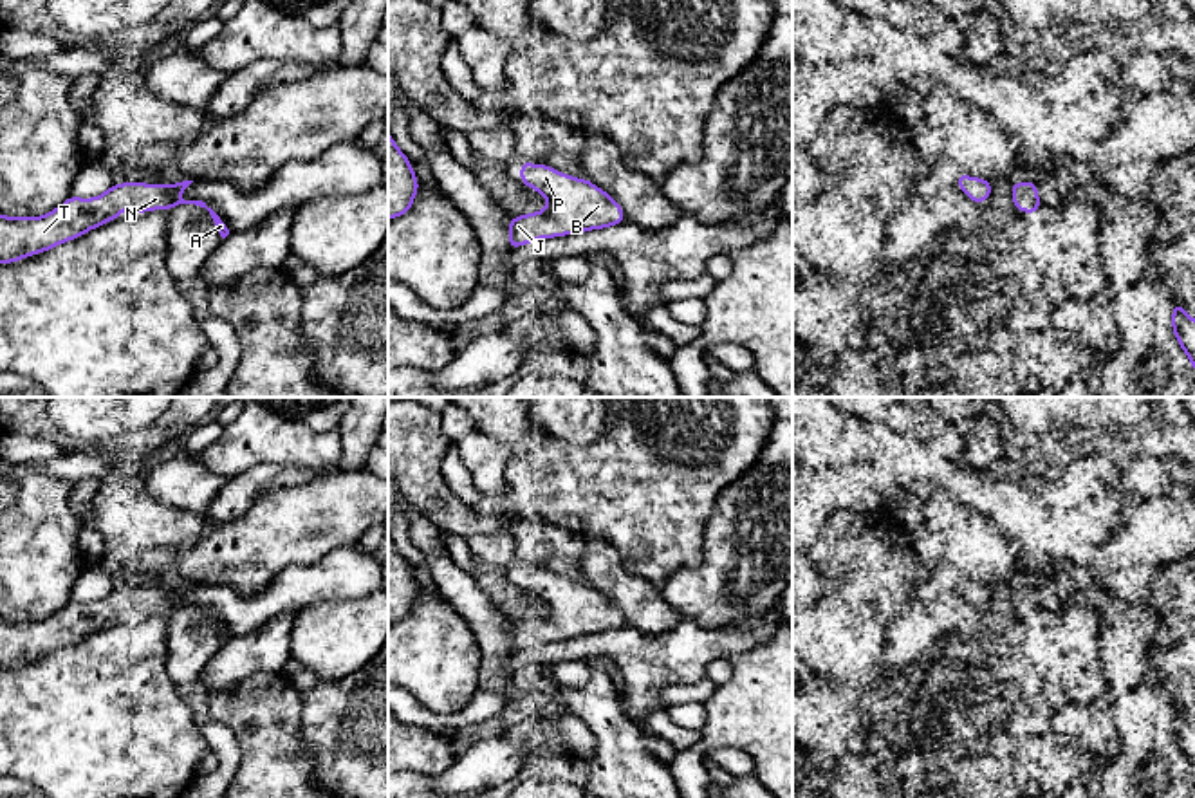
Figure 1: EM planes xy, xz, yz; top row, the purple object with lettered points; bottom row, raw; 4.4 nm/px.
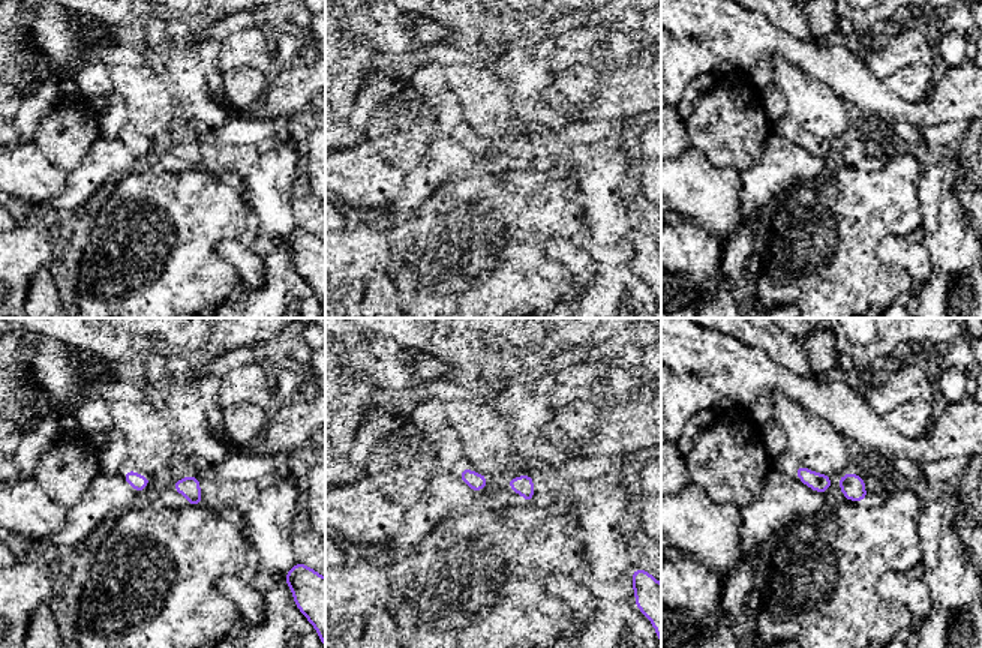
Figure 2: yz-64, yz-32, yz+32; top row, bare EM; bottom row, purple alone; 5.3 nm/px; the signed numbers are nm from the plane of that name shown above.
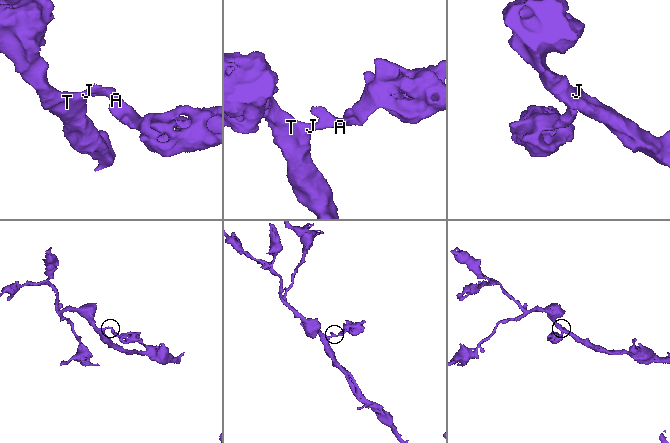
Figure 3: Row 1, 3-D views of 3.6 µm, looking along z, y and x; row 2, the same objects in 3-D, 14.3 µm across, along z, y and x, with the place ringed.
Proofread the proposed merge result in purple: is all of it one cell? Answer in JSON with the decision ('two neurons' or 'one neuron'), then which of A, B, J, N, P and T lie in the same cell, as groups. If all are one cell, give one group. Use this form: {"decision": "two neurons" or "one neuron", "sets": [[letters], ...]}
{"decision": "one neuron", "sets": [["A", "B", "J", "N", "P", "T"]]}

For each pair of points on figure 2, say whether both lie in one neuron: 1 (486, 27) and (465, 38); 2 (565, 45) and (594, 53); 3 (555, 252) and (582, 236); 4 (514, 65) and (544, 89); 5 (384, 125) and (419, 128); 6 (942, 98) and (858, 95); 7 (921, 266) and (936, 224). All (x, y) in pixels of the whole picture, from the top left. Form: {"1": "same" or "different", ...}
{"1": "different", "2": "same", "3": "different", "4": "same", "5": "same", "6": "same", "7": "different"}

